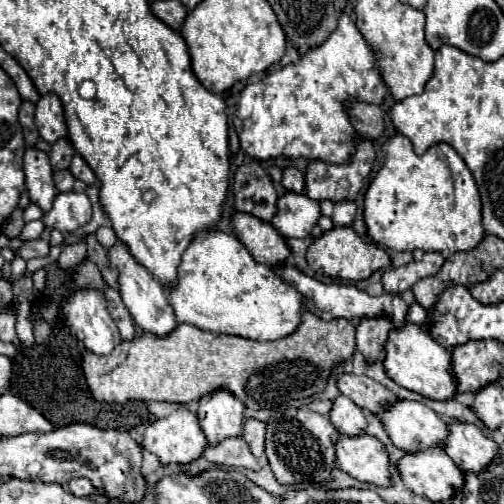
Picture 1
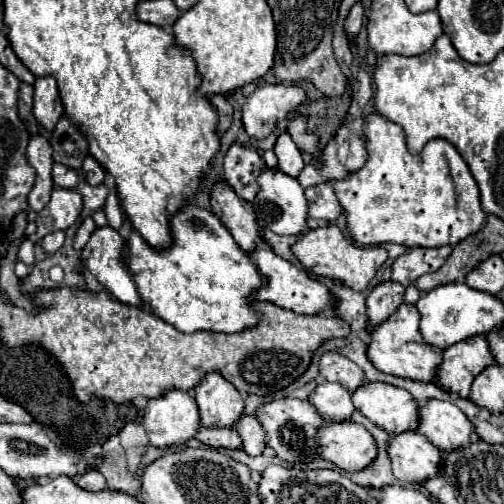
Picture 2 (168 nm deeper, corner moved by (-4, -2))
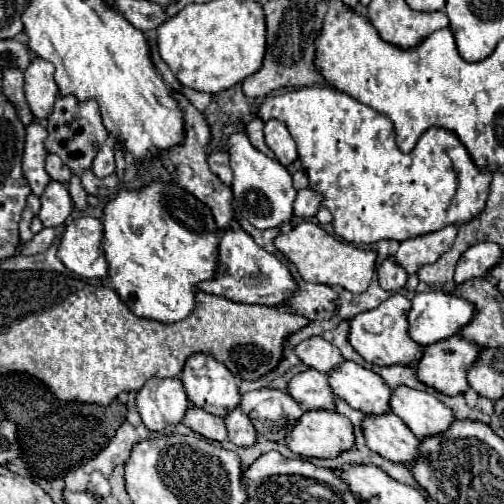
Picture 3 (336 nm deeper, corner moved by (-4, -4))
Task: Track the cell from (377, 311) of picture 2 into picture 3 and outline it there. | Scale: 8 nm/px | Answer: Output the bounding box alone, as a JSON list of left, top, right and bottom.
[379,257,407,291]

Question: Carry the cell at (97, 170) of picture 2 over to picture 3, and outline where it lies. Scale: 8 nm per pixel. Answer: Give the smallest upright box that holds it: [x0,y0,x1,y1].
[93,143,115,177]

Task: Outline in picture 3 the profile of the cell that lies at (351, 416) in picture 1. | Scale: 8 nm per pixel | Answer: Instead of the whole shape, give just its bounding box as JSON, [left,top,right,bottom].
[287,369,335,411]

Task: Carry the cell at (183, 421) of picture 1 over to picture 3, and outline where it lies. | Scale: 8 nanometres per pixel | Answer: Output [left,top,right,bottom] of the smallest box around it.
[135,377,189,431]

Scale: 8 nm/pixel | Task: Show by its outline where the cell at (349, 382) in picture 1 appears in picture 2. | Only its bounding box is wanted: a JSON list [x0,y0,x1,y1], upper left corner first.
[319,353,367,393]

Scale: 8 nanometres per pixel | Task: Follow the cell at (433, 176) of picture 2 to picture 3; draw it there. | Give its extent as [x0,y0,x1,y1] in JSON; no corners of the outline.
[257,85,491,245]

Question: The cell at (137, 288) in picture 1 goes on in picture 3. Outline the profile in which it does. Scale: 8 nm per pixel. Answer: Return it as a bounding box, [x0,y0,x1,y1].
[57,215,107,279]

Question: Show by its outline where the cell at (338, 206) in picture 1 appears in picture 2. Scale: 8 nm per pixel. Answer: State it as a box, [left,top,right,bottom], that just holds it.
[305,183,343,223]

